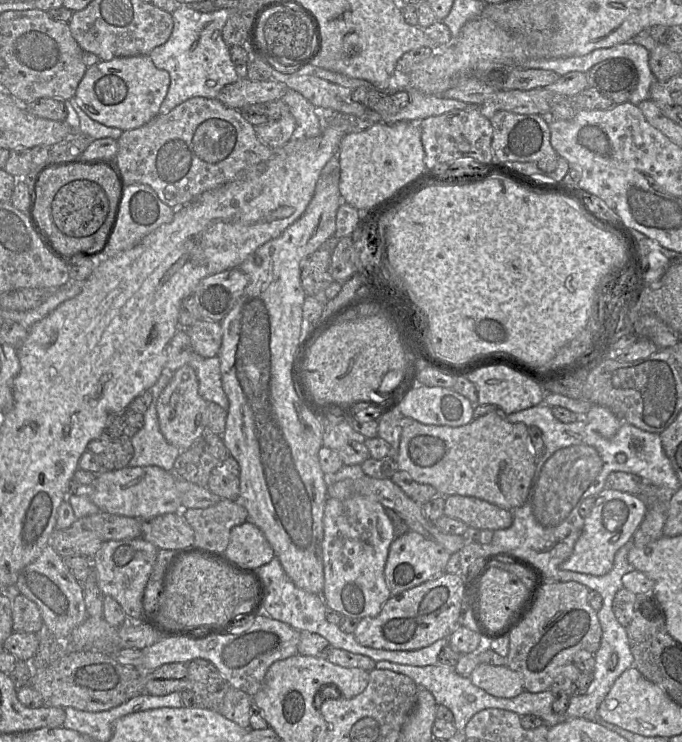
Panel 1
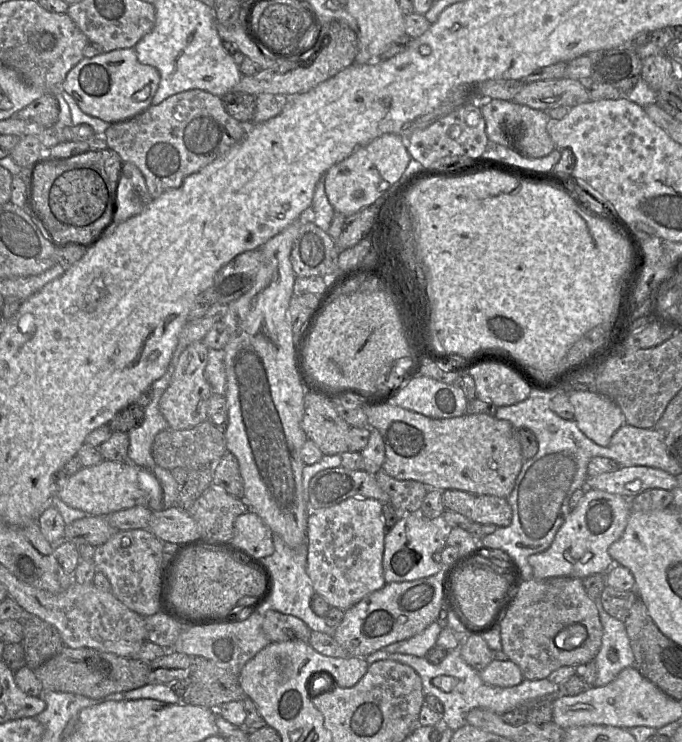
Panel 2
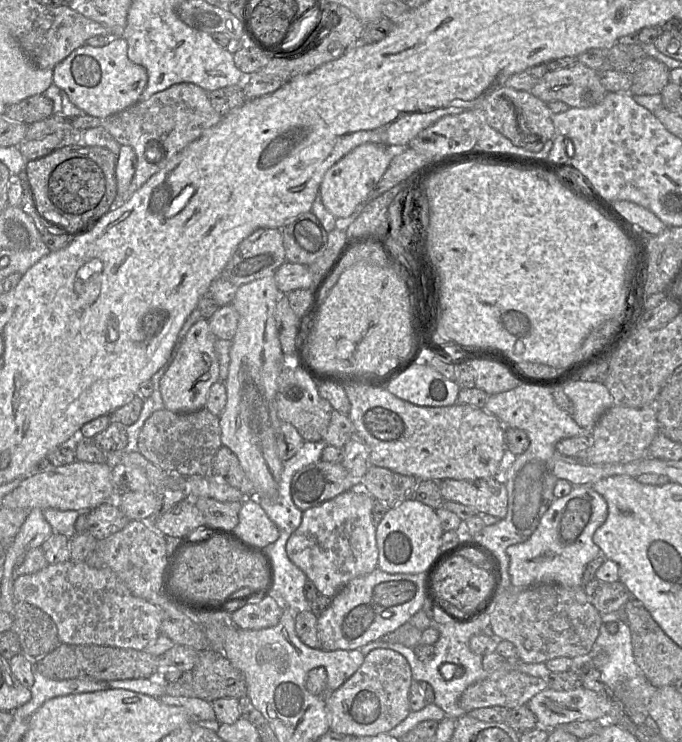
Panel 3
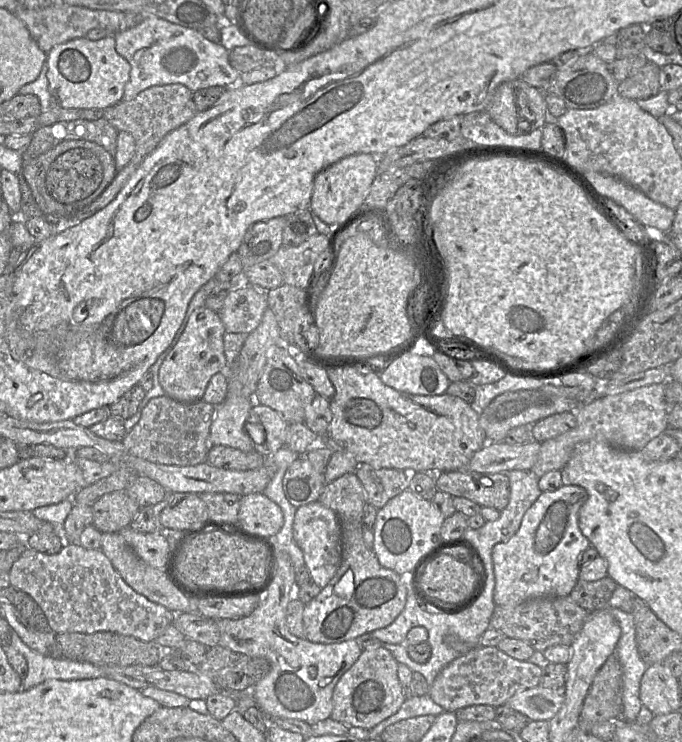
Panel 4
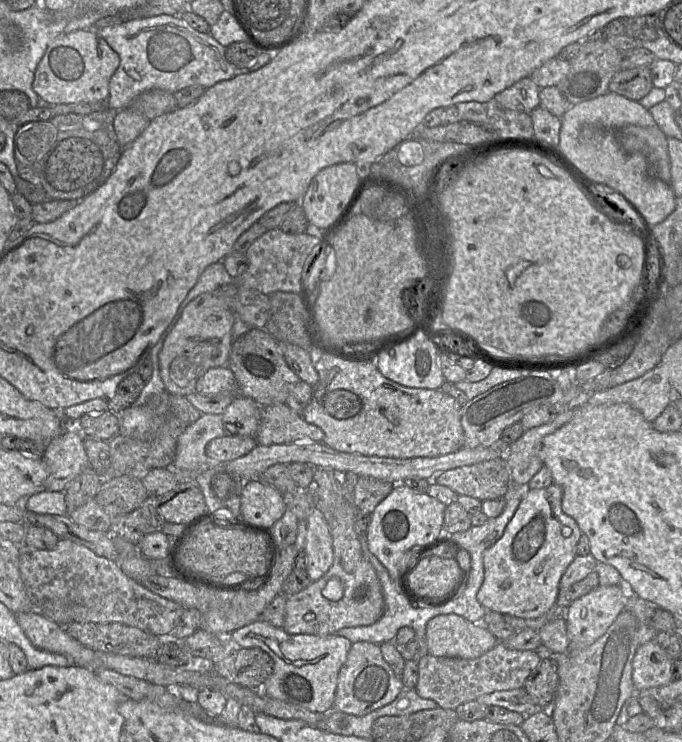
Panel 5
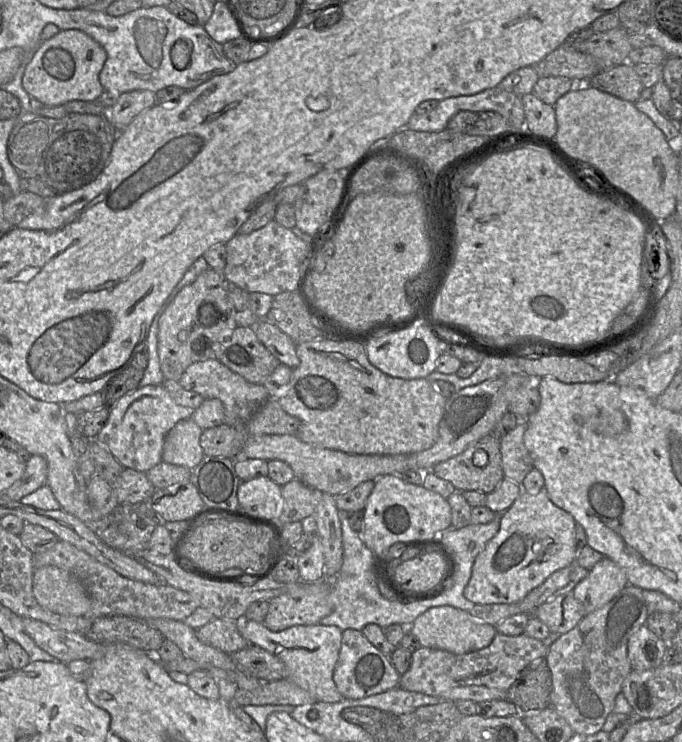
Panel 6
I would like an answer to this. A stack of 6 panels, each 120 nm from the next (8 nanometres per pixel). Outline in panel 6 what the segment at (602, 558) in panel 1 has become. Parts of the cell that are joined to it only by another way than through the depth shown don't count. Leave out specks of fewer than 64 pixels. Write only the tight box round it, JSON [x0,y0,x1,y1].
[464,487,578,604]

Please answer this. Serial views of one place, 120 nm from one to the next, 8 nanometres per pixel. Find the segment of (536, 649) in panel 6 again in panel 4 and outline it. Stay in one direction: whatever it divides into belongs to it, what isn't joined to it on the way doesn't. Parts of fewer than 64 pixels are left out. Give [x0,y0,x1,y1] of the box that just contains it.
[428,646,542,712]

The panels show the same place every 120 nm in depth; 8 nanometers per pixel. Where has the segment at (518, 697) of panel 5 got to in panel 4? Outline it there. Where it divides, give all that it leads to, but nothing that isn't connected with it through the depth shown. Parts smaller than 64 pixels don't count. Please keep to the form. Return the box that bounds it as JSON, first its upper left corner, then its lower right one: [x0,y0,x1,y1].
[504,686,564,721]

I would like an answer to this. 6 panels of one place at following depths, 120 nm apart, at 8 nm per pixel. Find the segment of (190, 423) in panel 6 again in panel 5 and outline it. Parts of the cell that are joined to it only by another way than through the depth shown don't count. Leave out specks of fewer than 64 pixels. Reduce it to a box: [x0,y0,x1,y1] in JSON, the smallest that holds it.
[172,414,226,470]

